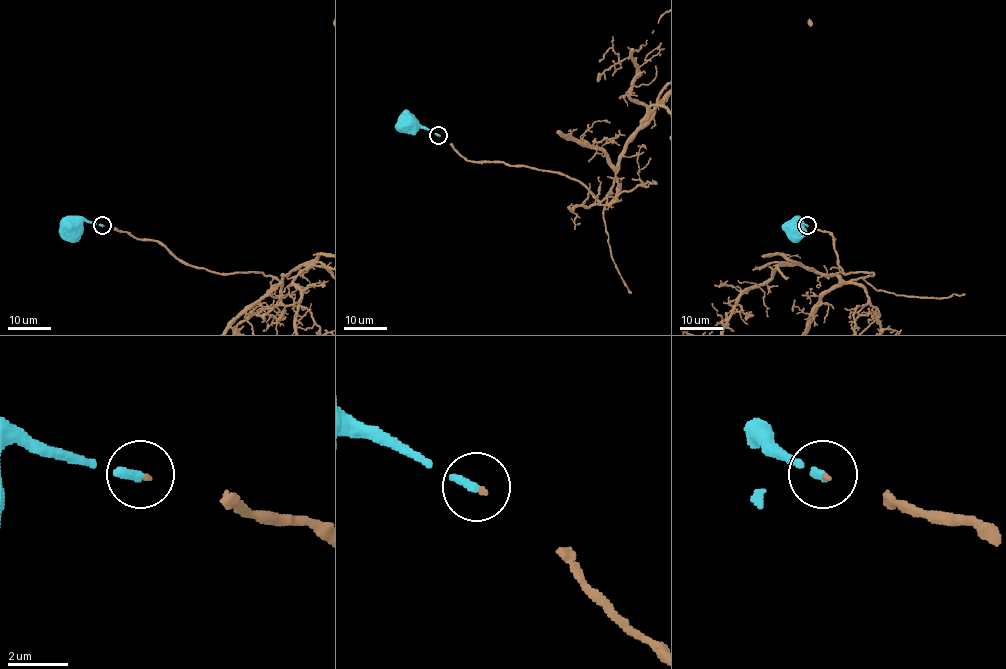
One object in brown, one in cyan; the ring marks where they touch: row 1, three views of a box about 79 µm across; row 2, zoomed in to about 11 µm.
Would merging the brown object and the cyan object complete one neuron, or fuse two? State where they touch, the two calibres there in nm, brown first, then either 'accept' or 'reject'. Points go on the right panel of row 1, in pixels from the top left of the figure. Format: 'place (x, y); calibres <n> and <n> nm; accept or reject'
place (807, 225); calibres 120 and 280 nm; accept

